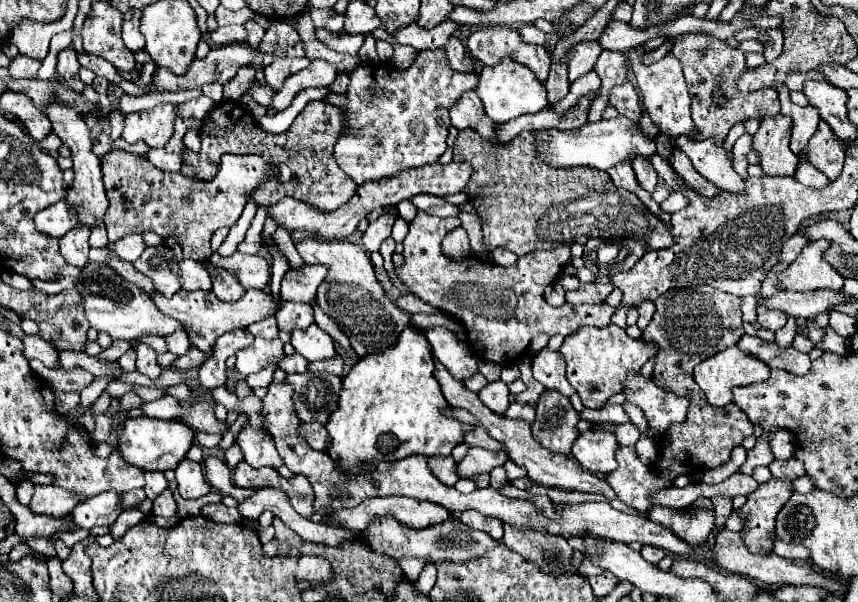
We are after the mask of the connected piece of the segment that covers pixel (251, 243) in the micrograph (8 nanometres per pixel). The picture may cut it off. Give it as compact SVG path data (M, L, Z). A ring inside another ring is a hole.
M259 206L250 227L246 232L246 239L239 244L238 250L245 253L255 254L262 247L262 229L267 216L267 206Z

